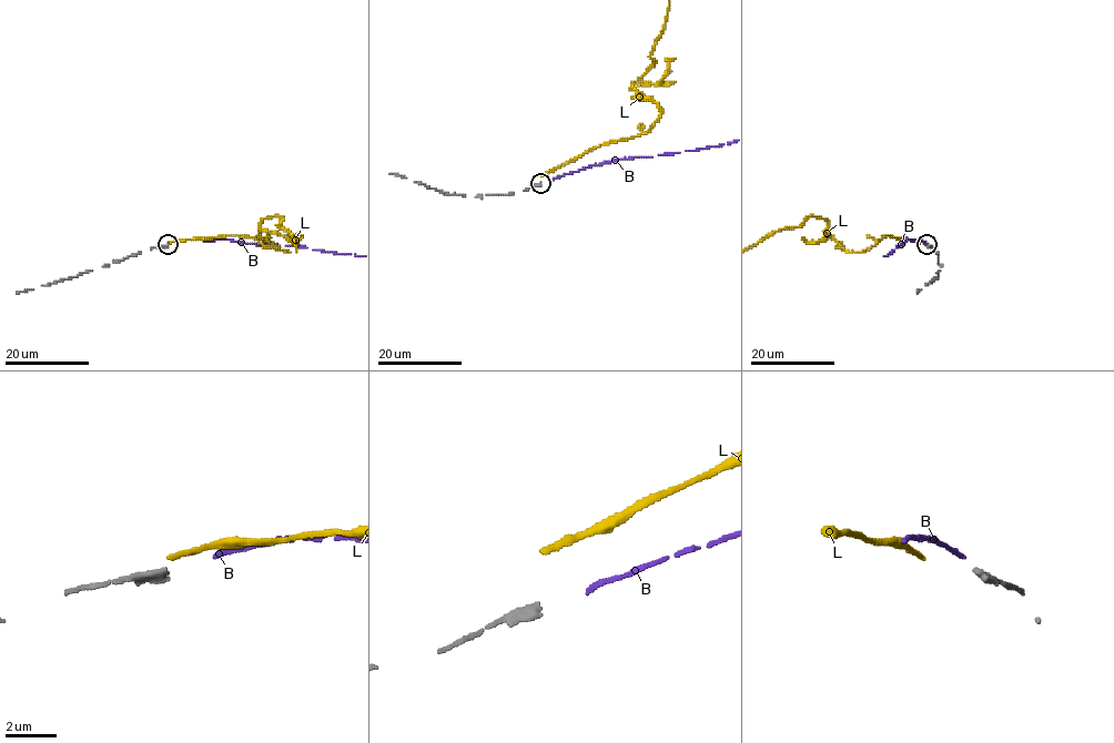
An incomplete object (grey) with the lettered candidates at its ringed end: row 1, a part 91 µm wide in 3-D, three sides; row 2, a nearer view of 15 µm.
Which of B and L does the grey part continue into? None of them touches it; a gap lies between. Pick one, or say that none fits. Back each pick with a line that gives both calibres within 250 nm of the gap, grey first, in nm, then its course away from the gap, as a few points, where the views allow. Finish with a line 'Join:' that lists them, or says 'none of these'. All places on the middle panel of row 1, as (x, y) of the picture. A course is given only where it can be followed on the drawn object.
B: calibres 380 and 180 nm
Join: B

